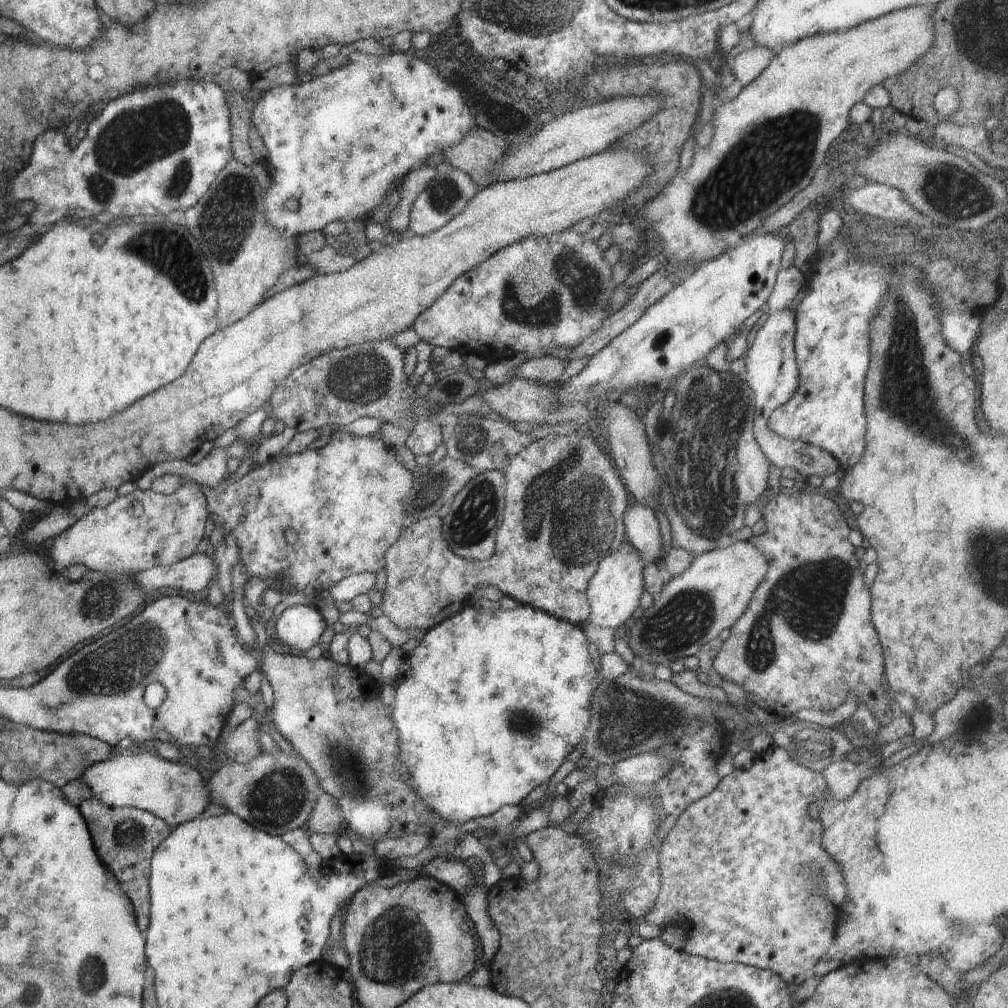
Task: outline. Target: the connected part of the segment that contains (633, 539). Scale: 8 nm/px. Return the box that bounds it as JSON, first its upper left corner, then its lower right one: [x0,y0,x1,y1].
[623,502,663,563]

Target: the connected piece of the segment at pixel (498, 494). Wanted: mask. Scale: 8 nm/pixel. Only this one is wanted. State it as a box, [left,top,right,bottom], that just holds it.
[442,471,505,560]

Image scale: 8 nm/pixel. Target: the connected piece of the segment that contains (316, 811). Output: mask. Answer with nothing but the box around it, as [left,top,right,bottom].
[306,792,343,835]

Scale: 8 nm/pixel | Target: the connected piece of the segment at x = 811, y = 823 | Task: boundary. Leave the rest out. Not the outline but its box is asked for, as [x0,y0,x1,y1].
[644,745,847,988]

